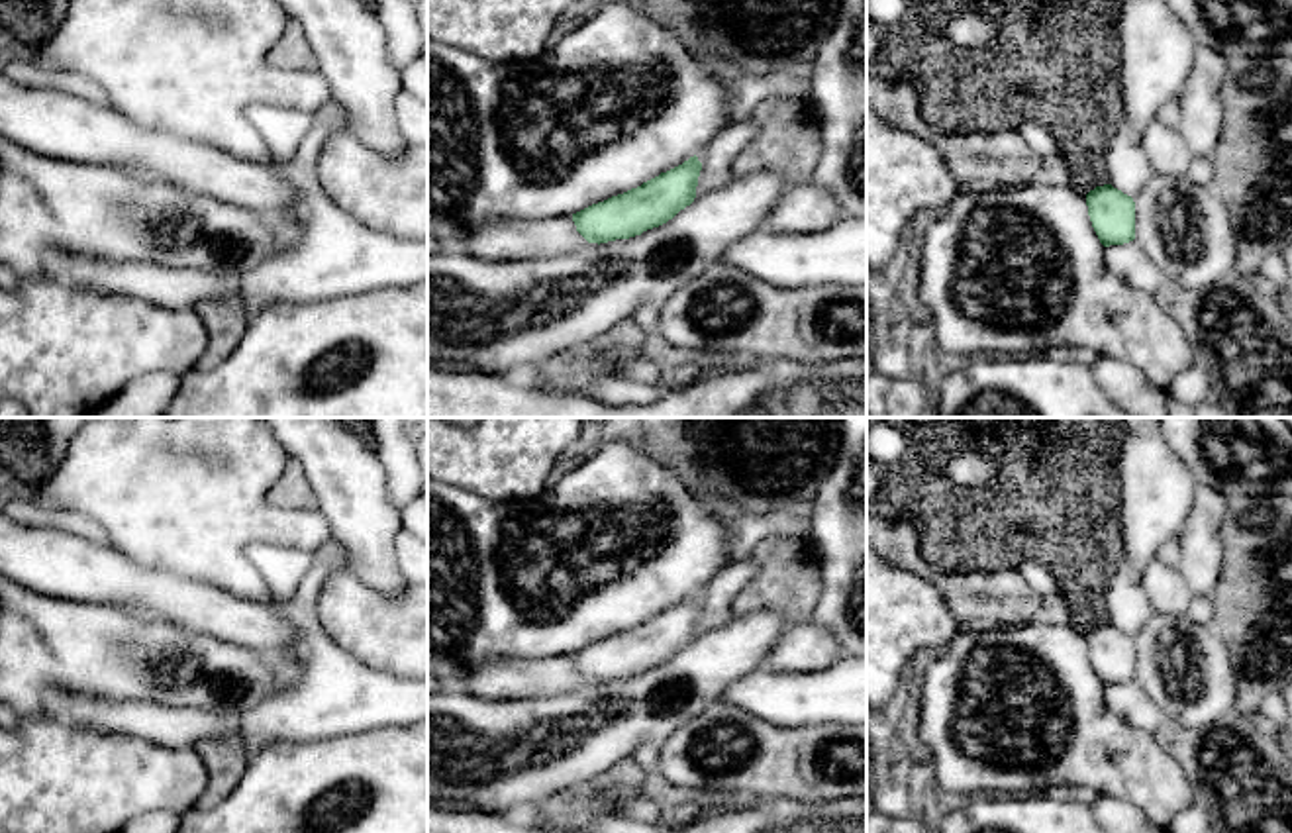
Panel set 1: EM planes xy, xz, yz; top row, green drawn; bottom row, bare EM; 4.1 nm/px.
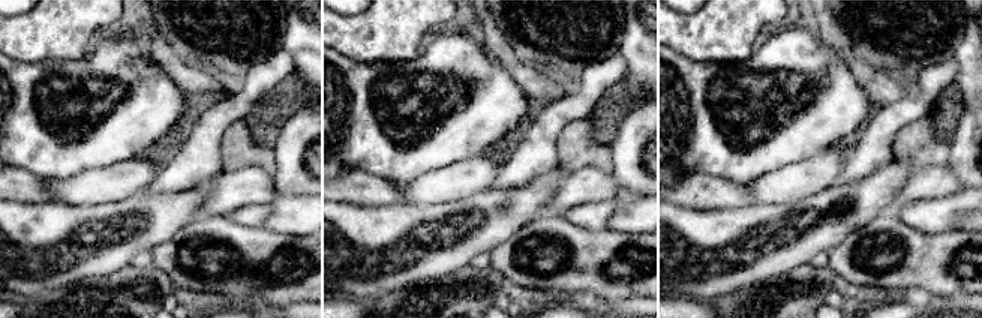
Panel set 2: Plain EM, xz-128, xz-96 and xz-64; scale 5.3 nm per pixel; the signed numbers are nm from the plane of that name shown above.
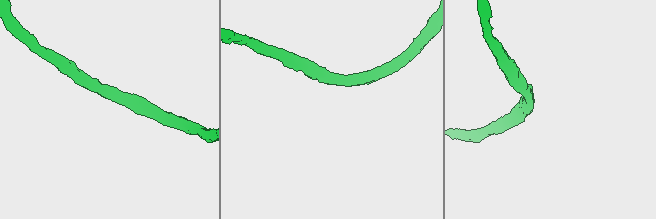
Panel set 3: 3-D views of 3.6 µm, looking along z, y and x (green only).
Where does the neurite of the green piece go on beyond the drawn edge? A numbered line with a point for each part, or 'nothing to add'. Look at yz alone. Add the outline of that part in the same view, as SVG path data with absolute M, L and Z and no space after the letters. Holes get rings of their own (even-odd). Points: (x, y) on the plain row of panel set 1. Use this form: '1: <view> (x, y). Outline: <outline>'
1: yz (1185, 667). Outline: M1155 557L1143 568L1143 590L1151 602L1151 619L1133 635L1135 682L1163 710L1168 725L1198 729L1235 710L1239 664L1212 625L1188 615L1192 594L1174 563Z

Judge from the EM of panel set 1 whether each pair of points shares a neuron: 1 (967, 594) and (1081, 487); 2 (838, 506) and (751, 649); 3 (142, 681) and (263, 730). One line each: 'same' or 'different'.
1: different
2: different
3: different

